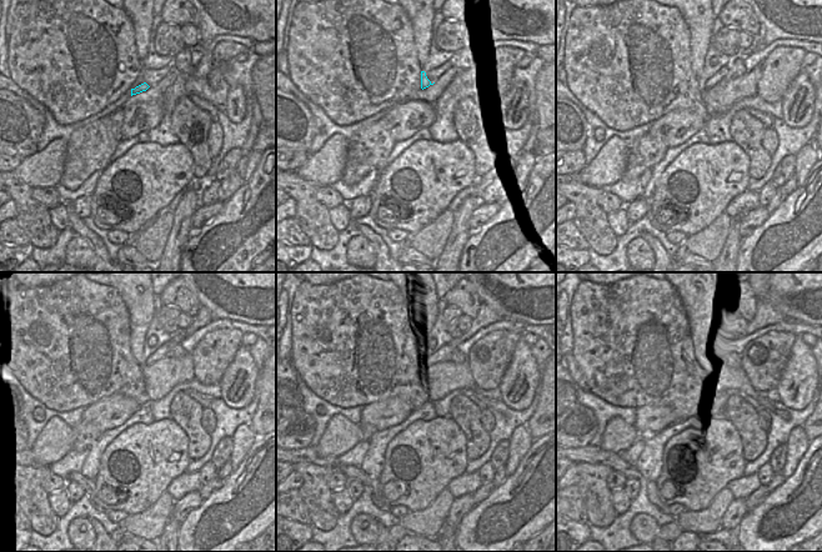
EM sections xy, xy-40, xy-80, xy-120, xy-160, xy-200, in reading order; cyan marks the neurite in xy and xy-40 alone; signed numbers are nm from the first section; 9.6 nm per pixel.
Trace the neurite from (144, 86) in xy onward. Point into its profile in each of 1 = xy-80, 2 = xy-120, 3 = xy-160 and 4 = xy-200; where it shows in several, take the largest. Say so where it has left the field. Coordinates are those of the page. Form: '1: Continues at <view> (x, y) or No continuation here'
1: Continues at xy-80 (715, 79)
2: Continues at xy-120 (204, 317)
3: Continues at xy-160 (485, 316)
4: Continues at xy-200 (766, 314)

